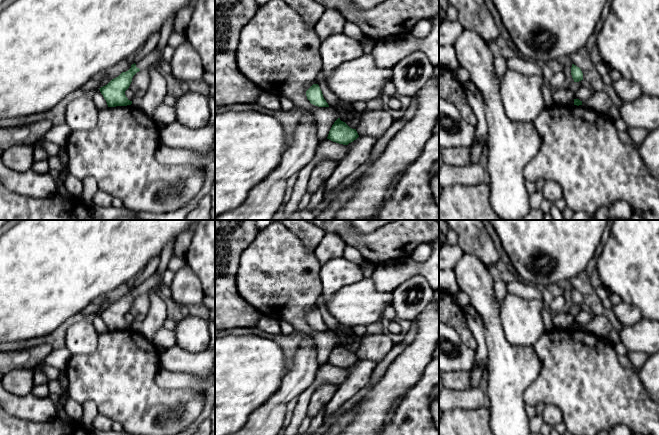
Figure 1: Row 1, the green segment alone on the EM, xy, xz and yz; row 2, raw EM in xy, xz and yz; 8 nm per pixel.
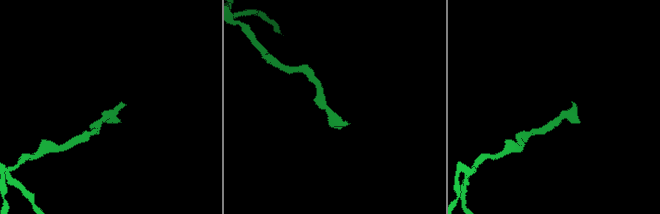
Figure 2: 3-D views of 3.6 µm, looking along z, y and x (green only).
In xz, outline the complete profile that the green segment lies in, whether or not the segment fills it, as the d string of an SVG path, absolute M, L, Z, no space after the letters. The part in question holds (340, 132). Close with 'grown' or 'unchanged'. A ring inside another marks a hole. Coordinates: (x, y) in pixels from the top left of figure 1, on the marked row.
M338 118L332 125L327 139L339 144L348 145L358 137L359 135L356 129L350 128L345 122Z; unchanged

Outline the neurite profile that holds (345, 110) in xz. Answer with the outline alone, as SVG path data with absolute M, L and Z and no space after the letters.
M322 72L318 73L316 81L329 107L334 109L339 118L343 119L350 128L356 129L361 119L361 113L354 110L352 103L341 100L328 88Z

